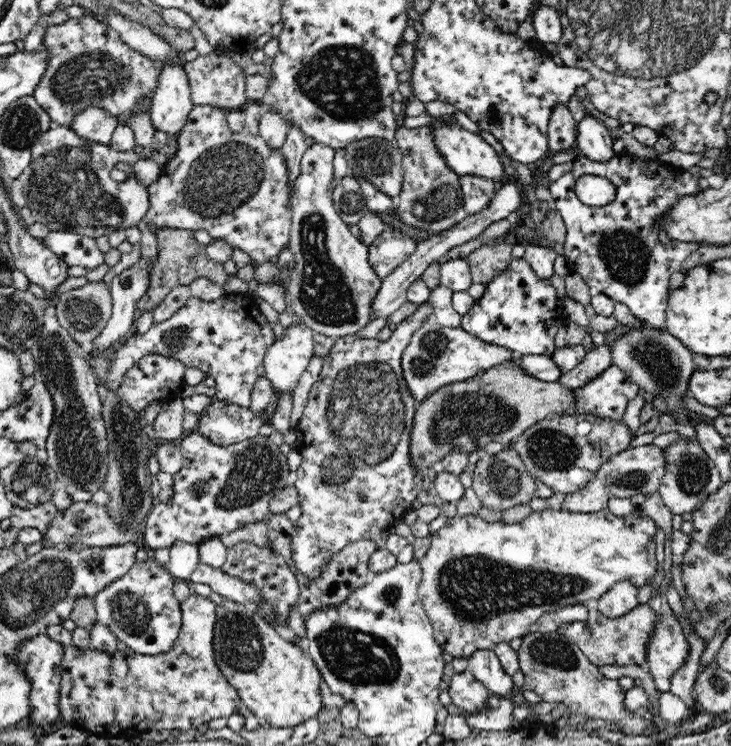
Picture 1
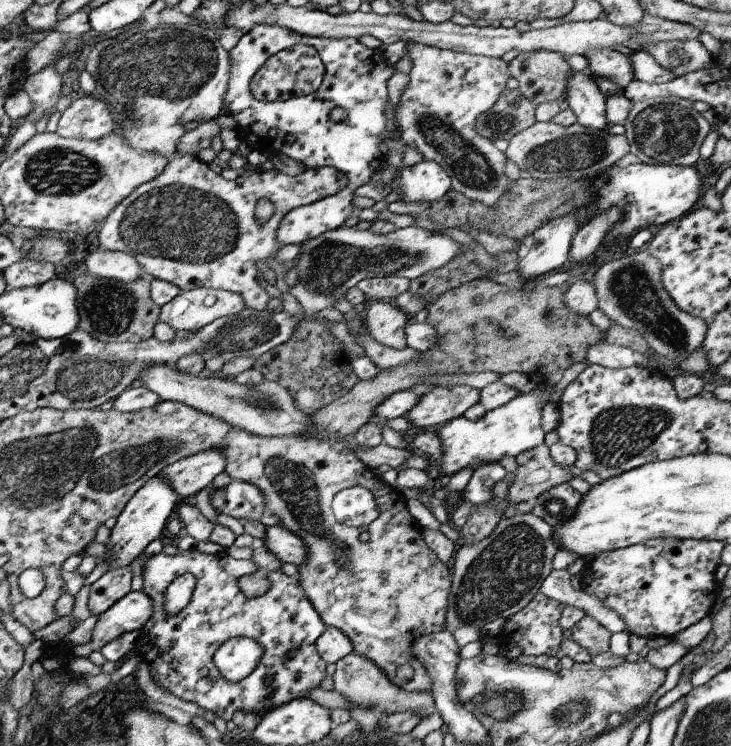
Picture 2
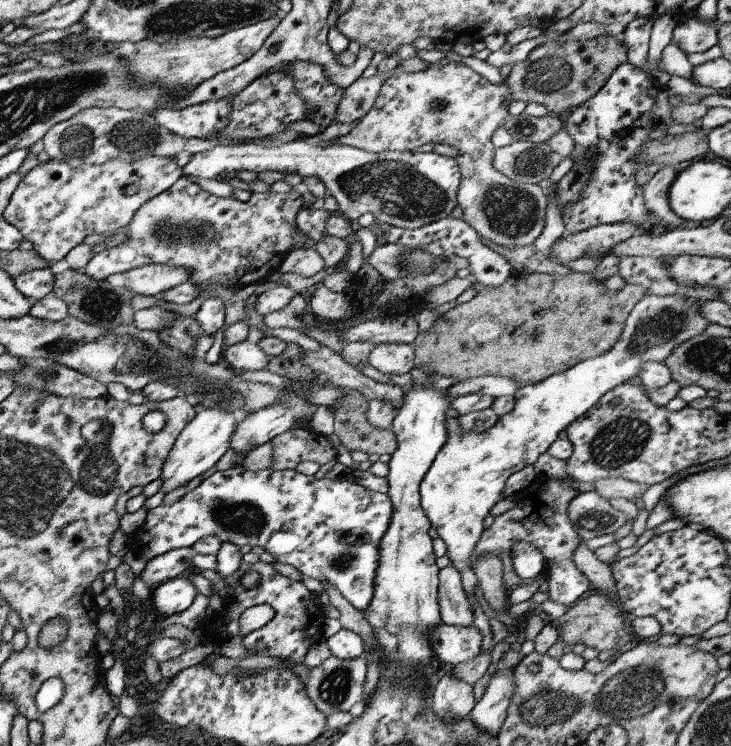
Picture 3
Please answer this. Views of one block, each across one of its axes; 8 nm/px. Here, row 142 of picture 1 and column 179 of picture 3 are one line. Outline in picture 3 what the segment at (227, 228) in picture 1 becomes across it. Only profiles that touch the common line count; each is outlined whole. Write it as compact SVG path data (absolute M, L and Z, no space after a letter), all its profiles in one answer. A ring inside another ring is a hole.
M182 175L170 188L139 206L123 231L127 240L92 255L85 264L85 274L101 282L113 274L154 263L183 266L195 272L194 283L199 288L217 284L241 289L259 284L278 271L289 250L314 248L314 242L295 223L303 204L299 193L292 189L281 194L251 193L246 202L232 196L217 198Z

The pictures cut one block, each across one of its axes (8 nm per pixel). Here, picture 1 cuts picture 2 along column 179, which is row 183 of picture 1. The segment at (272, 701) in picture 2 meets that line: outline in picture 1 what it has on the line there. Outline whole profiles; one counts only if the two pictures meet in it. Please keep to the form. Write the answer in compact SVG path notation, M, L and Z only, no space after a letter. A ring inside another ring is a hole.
M614 153L611 159L605 161L592 160L580 154L574 160L573 171L551 182L548 189L555 200L558 212L564 221L566 232L563 242L563 255L569 266L576 271L589 286L593 293L609 296L613 301L626 304L635 319L648 330L665 330L666 305L670 286L668 279L672 272L680 269L682 263L692 252L696 252L703 244L700 242L684 242L672 239L666 229L660 224L666 218L666 214L684 198L698 194L701 191L699 165L690 168L672 168L666 163L652 162L648 159L640 159L633 153ZM589 174L603 176L615 187L614 198L604 206L588 206L578 200L574 187L578 176Z

